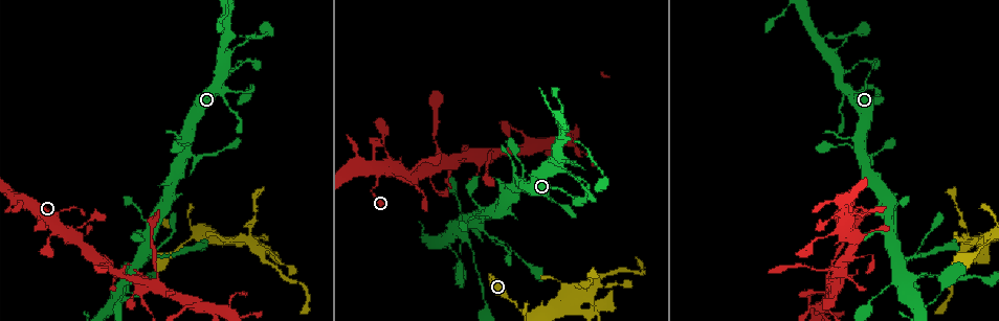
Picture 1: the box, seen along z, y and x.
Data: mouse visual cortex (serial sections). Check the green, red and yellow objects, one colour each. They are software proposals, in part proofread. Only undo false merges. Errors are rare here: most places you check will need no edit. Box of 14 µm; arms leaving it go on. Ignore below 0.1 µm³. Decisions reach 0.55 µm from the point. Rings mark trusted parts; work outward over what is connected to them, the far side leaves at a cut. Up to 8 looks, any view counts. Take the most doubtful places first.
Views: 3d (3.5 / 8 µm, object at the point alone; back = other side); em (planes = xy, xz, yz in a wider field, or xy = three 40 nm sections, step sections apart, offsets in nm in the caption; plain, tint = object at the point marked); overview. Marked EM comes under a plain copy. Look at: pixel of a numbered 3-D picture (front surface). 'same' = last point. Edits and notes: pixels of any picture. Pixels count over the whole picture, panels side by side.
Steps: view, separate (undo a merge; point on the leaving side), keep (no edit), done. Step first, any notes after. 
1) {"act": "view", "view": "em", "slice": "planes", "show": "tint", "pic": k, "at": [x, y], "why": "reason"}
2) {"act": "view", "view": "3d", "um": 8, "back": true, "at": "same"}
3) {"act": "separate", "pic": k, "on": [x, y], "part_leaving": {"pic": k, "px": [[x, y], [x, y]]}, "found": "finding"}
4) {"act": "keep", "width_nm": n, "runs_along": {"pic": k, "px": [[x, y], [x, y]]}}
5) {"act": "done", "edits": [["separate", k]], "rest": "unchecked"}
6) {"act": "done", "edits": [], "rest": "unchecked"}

{"act": "view", "view": "3d", "um": 3.5, "pic": 1, "at": [561, 137], "why": "calibre changes"}

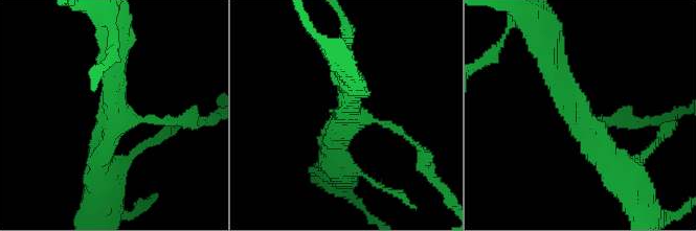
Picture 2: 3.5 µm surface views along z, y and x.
{"act": "view", "view": "em", "slice": "xy", "step": 3, "show": "tint", "pic": 2, "at": [586, 125], "arms": 3, "arm_widths_nm": [100, 300, 400]}

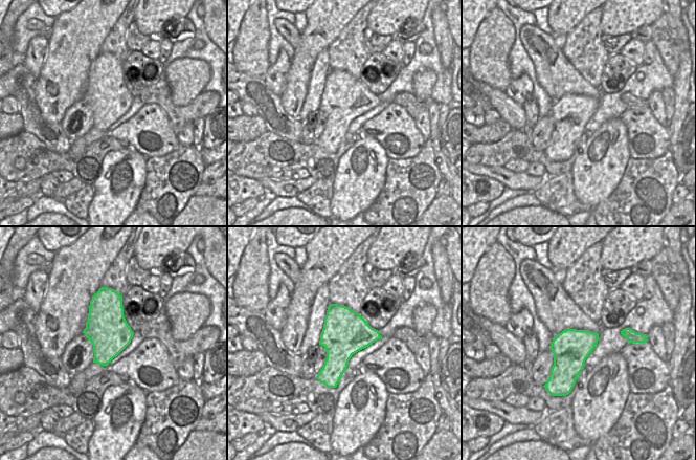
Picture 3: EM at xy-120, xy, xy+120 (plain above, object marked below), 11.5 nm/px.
{"act": "keep", "runs_along": {"pic": 2, "px": [[626, 178], [548, 66]]}, "found": "continuous, no second cell"}

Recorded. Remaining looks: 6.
{"act": "view", "view": "3d", "um": 3.5, "pic": 1, "at": [473, 259], "why": "calibre changes"}

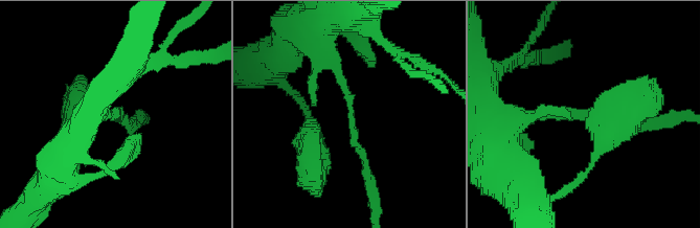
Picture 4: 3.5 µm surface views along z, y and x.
{"act": "view", "view": "em", "slice": "xy", "step": 5, "show": "tint", "pic": 4, "at": [115, 116], "arm_widths_nm": [150, 200], "why": "need the tissue"}

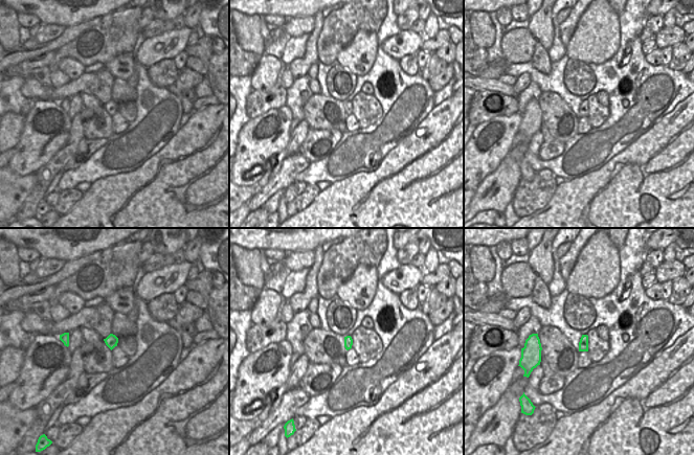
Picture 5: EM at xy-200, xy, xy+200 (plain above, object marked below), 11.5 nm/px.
{"act": "keep", "width_nm": 100, "runs_along": {"pic": 4, "px": [[322, 52], [348, 95], [367, 176]]}, "found": "one cell here"}

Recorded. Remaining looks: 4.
{"act": "view", "view": "3d", "um": 3.5, "pic": 1, "at": [518, 311], "why": "narrows sharply"}

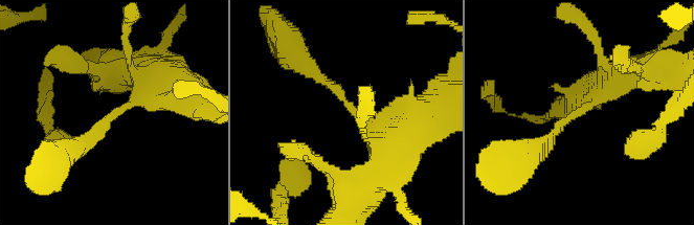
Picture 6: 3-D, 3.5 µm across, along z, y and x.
{"act": "view", "view": "em", "slice": "xy", "step": 3, "show": "tint", "pic": 6, "at": [576, 116], "why": "need the tissue"}

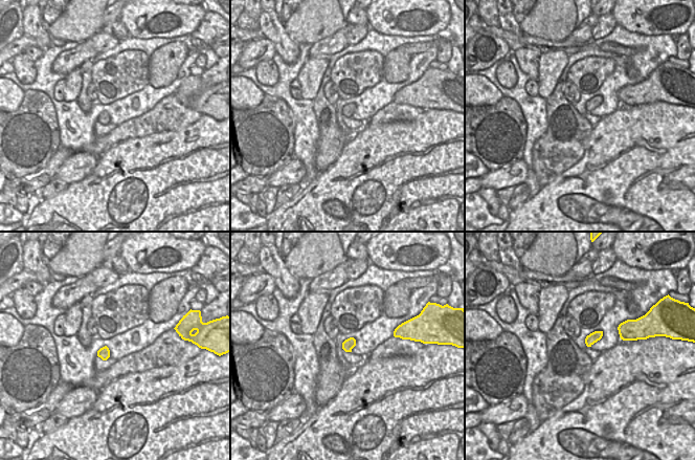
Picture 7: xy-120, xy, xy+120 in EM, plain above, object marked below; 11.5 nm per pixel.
{"act": "keep", "runs_along": {"pic": 6, "px": [[306, 66], [341, 93], [383, 149]]}, "found": "continuous, no second cell"}

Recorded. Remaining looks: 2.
{"act": "done", "edits": [], "rest": "unchecked"}

